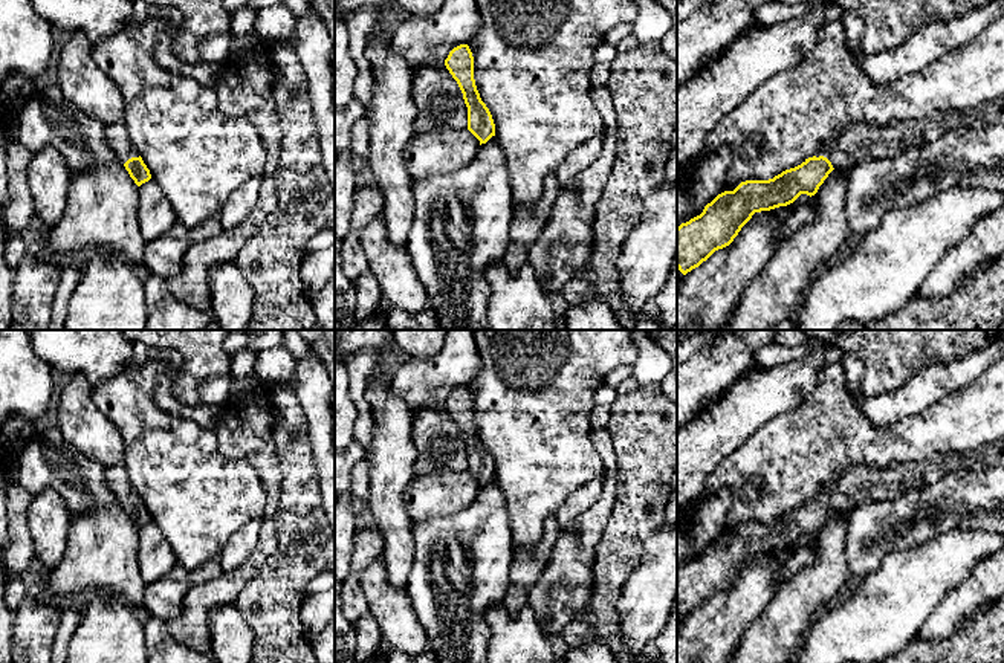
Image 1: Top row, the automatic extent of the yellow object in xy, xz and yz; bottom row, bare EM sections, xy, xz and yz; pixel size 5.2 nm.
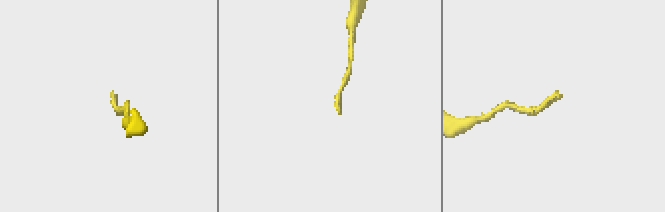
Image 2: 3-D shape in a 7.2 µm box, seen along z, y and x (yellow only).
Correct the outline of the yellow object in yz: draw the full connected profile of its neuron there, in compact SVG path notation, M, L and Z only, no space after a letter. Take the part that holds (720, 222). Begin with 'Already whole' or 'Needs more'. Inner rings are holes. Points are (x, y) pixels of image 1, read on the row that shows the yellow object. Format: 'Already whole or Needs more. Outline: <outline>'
Needs more. Outline: M1004 96L986 102L980 107L957 112L934 112L918 121L891 121L883 127L873 122L853 122L827 144L824 144L813 157L801 165L785 170L769 180L746 180L734 191L718 194L708 203L703 212L677 228L677 269L686 275L706 261L715 251L729 246L741 228L755 212L770 211L793 203L801 194L815 196L824 180L833 170L851 170L854 165L870 159L897 157L903 151L925 145L928 141L937 141L944 133L958 127L990 127L1004 125Z

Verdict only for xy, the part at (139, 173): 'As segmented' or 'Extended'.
Extended

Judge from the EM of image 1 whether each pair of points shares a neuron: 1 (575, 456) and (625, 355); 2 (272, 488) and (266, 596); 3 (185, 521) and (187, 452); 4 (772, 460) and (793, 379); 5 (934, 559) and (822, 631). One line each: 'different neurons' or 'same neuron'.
1: same neuron
2: different neurons
3: same neuron
4: different neurons
5: same neuron

